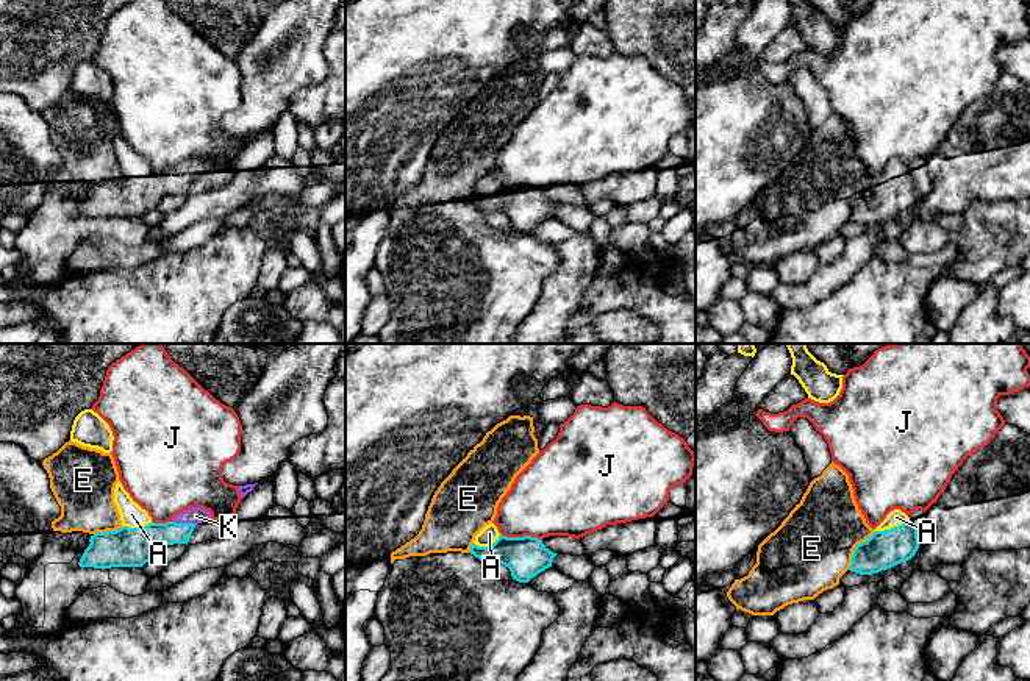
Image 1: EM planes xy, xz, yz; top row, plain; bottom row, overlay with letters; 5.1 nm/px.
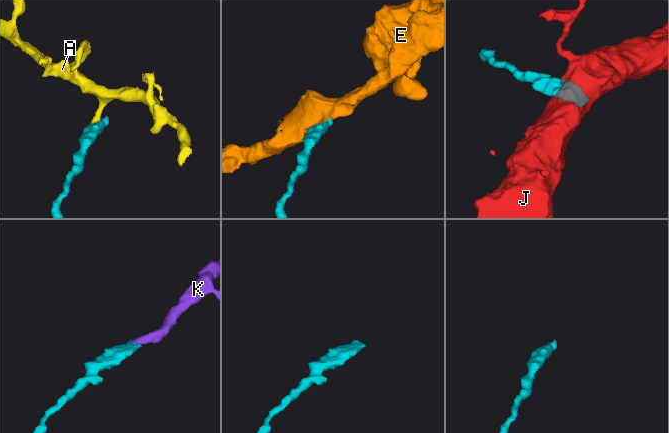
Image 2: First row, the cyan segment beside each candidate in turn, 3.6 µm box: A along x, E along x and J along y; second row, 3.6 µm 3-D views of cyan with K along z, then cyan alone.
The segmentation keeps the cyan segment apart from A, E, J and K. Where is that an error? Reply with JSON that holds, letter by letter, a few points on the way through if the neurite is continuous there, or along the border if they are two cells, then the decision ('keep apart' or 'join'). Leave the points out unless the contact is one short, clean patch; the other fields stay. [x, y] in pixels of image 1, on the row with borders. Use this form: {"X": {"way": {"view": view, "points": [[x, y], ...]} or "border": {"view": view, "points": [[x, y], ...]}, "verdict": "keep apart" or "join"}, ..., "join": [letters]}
{"A": {"border": {"view": "yz", "points": [[908, 519], [890, 528], [874, 531]]}, "verdict": "keep apart"}, "E": {"verdict": "keep apart"}, "J": {"border": {"view": "xz", "points": [[500, 533], [507, 536], [536, 536], [541, 541]]}, "verdict": "keep apart"}, "K": {"way": {"view": "xy", "points": [[143, 544], [183, 524], [196, 516]]}, "verdict": "join"}, "join": ["K"]}

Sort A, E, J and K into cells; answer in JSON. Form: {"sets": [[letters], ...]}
{"sets": [["A"], ["E"], ["J"], ["K"]]}

